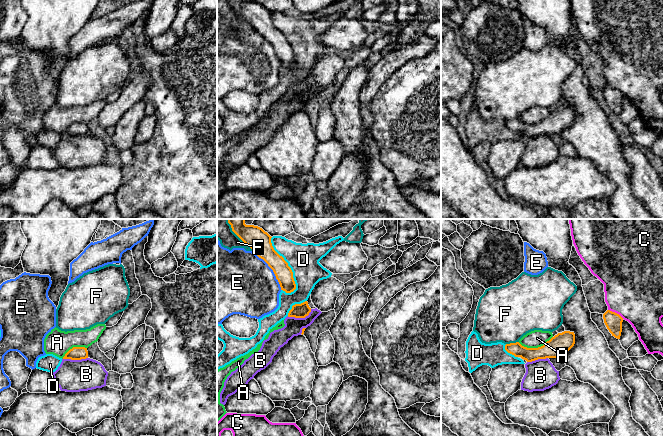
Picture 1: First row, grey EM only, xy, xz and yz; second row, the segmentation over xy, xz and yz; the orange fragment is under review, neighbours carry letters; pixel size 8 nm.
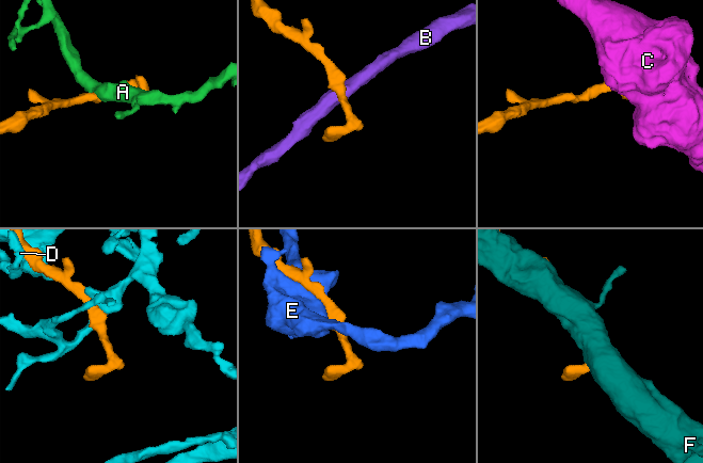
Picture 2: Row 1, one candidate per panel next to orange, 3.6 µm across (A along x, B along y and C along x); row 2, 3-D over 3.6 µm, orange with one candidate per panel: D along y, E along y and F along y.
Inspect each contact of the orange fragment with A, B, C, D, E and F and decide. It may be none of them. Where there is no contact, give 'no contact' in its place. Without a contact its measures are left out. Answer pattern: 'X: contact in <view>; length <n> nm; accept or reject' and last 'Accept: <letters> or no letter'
A: contact in yz; length 280 nm; reject
B: contact in xz; length 200 nm; reject
C: contact in yz; length 150 nm; reject
D: contact in xz; length 480 nm; reject
E: contact in xz; length 380 nm; reject
F: contact in xz; length 300 nm; reject
Accept: no letter

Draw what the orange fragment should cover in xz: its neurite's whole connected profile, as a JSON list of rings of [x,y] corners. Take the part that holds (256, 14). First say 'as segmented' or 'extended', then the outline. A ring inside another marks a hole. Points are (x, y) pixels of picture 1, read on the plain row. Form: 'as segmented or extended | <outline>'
as segmented | [[[246,0],[230,1],[232,7],[273,46],[281,66],[286,69],[293,68],[296,65],[293,48],[284,34],[274,26],[271,19],[272,13],[258,2]]]

